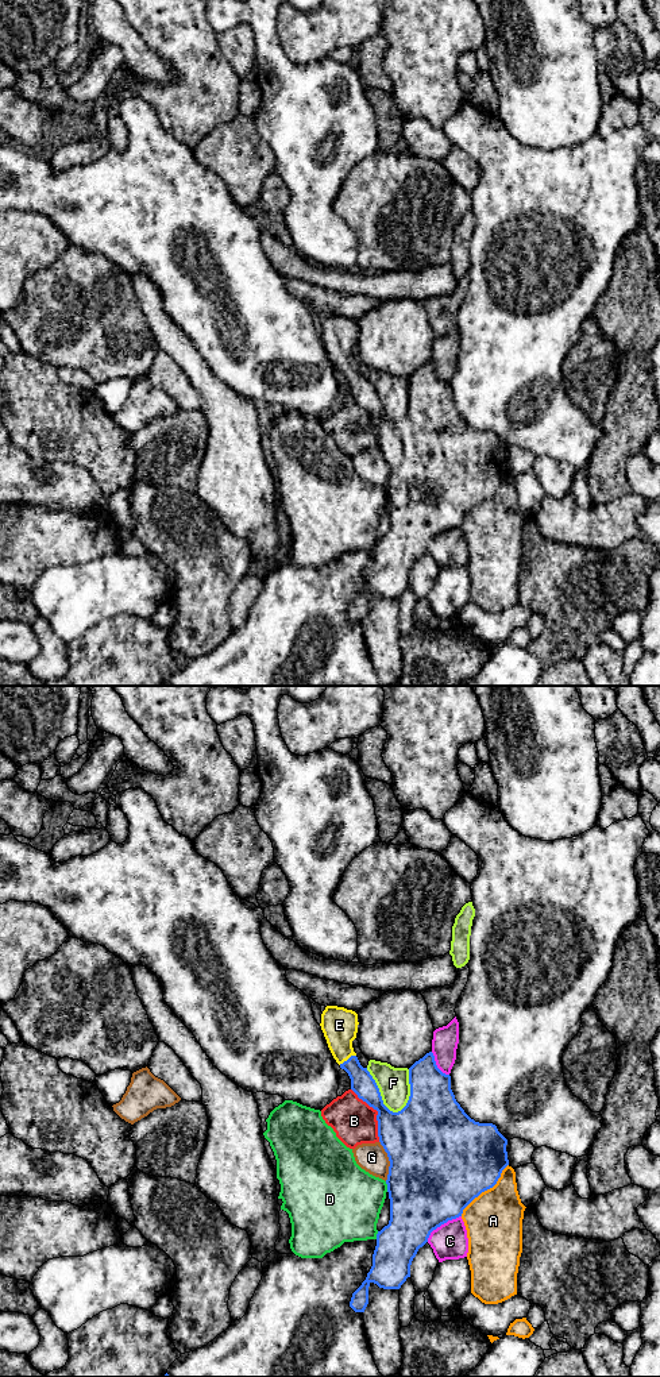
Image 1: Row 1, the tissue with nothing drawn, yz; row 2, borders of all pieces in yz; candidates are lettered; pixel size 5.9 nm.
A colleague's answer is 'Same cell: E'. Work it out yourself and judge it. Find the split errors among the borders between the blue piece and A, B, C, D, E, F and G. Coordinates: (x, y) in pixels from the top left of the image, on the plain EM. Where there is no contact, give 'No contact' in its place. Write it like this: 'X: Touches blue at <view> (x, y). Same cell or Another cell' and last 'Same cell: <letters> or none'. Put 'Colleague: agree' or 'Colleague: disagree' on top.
Colleague: agree
A: Touches blue at yz (486, 498). Another cell
B: Touches blue at yz (378, 421). Another cell
C: Touches blue at yz (442, 532). Another cell
D: Touches blue at yz (388, 496). Another cell
E: Touches blue at yz (348, 367). Same cell
F: Touches blue at yz (379, 402). Another cell
G: Touches blue at yz (389, 469). Another cell
Same cell: E

